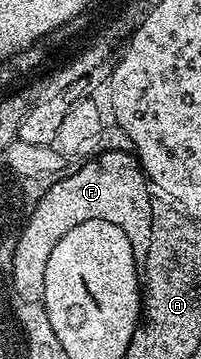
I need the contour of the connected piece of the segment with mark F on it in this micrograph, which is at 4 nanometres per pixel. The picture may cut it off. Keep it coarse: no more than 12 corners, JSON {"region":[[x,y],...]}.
{"region":[[96,153],[50,183],[73,222],[109,220],[136,263],[153,190],[134,153]]}

